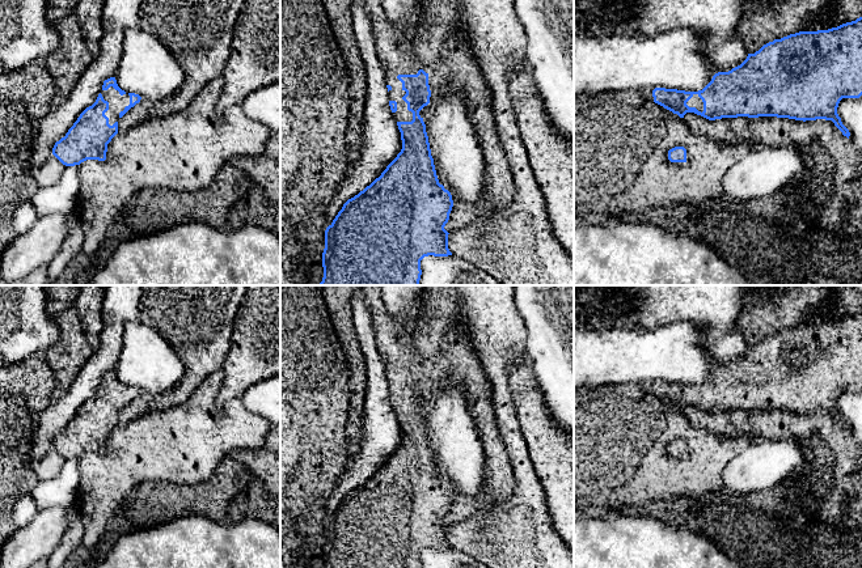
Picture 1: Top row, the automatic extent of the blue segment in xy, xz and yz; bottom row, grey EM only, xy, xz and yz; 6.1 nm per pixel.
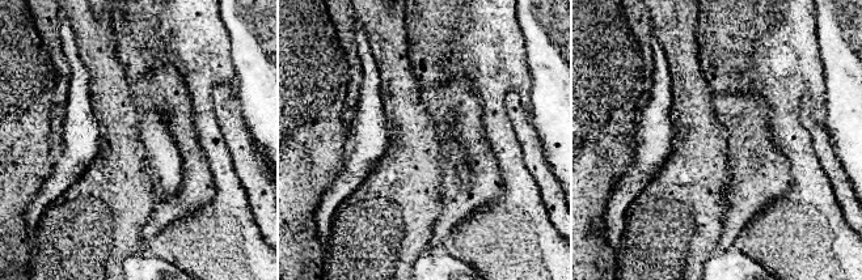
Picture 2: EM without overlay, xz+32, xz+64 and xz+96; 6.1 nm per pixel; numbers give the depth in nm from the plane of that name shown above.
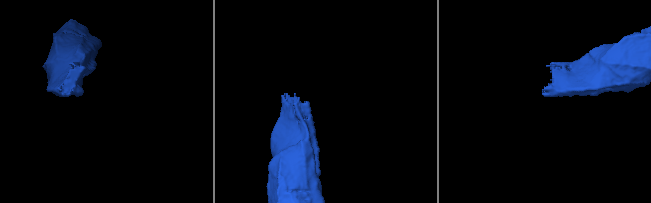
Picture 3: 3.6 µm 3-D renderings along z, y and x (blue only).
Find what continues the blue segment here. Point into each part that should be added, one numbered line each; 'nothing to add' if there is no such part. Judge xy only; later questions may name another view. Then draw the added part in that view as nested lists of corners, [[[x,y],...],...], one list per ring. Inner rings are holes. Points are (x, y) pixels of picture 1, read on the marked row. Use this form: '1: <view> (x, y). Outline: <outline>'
1: xy (117, 102). Outline: [[[113,86],[107,90],[101,90],[101,94],[103,99],[109,102],[109,110],[105,115],[109,118],[109,124],[113,126],[115,122],[119,122],[119,113],[130,105],[130,96],[128,93],[121,96]]]

